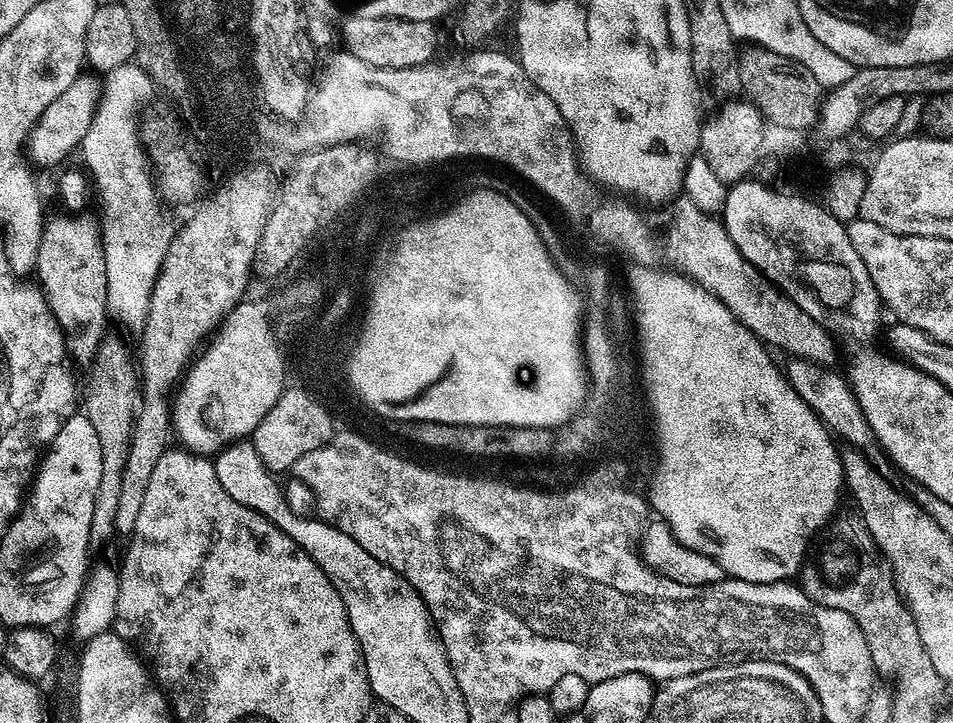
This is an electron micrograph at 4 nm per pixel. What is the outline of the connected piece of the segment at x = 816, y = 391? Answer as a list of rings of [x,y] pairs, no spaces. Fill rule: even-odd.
[[[795,358],[787,361],[789,364],[784,368],[784,373],[788,382],[800,398],[812,410],[824,425],[828,428],[839,441],[848,442],[848,446],[867,450],[868,447],[875,445],[875,436],[869,426],[868,420],[862,408],[858,405],[857,398],[852,392],[849,381],[844,379],[835,369],[827,368],[825,365],[816,365],[808,360],[798,360]]]

